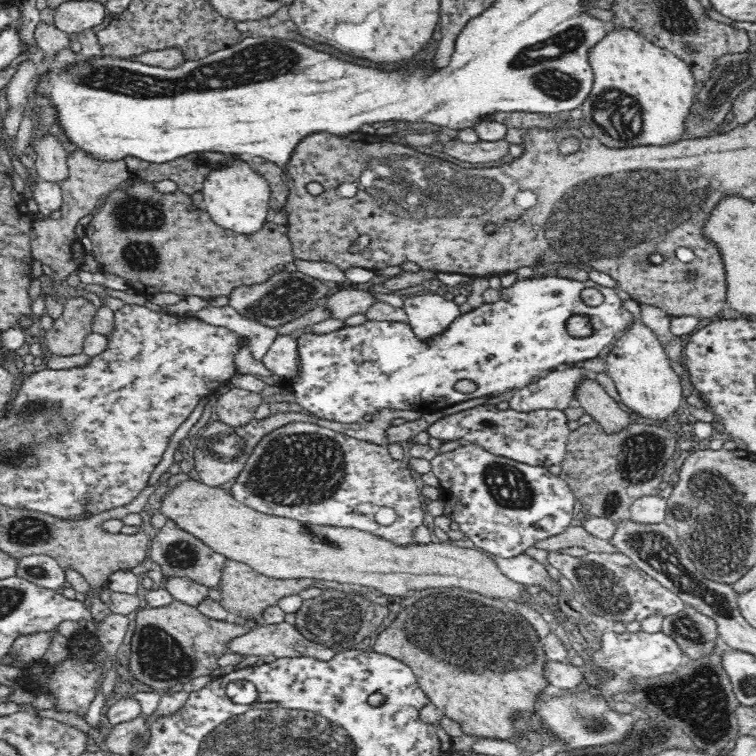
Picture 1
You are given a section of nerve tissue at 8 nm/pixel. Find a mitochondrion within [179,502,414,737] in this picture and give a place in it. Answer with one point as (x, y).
(335, 621)

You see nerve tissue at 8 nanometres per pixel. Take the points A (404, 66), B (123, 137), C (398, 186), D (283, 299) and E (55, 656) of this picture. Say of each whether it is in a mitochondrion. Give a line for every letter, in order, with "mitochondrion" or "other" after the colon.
A: other
B: other
C: mitochondrion
D: mitochondrion
E: other

